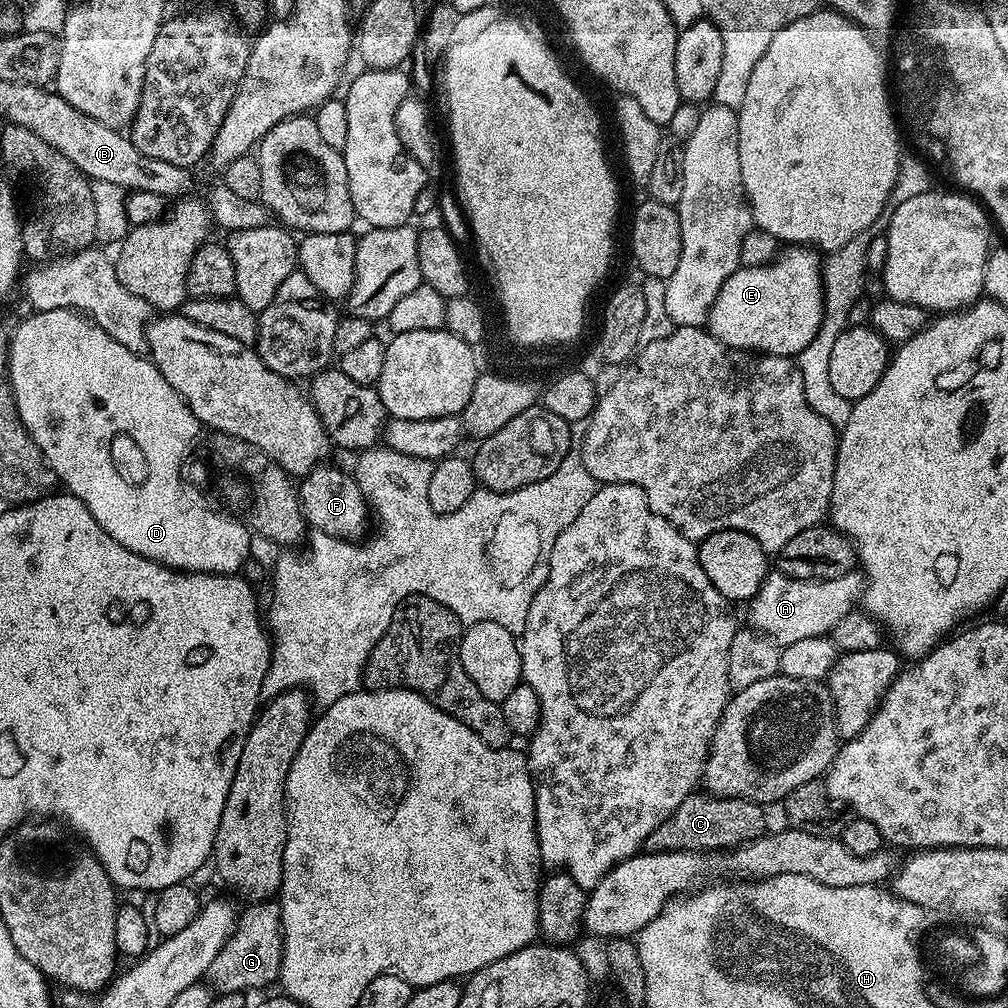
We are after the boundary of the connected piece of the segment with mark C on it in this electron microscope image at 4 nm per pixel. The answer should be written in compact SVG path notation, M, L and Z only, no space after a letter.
M697 790L666 818L646 838L643 851L645 853L666 851L700 851L719 852L731 850L742 844L758 839L766 832L764 824L765 809L753 800L739 800L714 796L707 790Z

